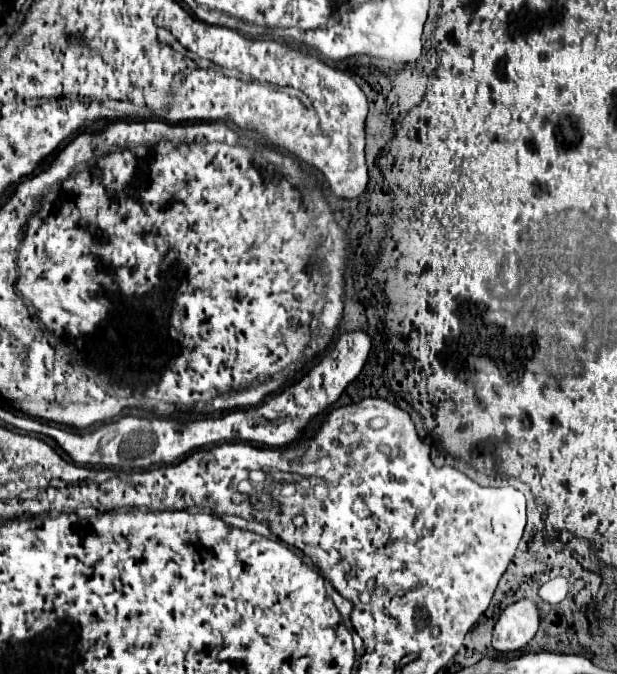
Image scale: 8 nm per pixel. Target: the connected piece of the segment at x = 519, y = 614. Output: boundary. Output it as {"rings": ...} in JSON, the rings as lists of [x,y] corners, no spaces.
{"rings":[[[523,598],[509,604],[497,618],[493,628],[493,648],[499,652],[515,652],[537,634],[541,612],[535,600]]]}

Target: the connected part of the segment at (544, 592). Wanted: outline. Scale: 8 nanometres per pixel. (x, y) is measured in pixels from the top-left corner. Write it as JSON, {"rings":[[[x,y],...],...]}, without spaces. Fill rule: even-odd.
{"rings":[[[559,576],[559,578],[553,578],[547,584],[543,584],[539,588],[537,596],[543,602],[557,602],[559,604],[561,600],[565,600],[567,594],[569,594],[569,580],[563,578],[563,576]]]}

